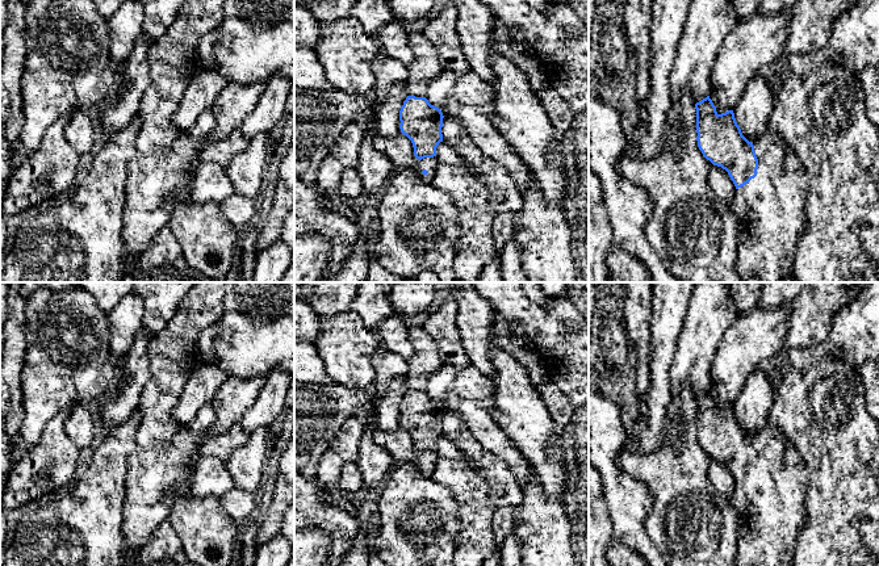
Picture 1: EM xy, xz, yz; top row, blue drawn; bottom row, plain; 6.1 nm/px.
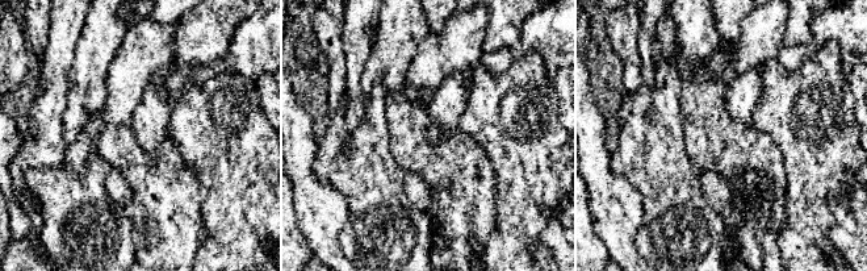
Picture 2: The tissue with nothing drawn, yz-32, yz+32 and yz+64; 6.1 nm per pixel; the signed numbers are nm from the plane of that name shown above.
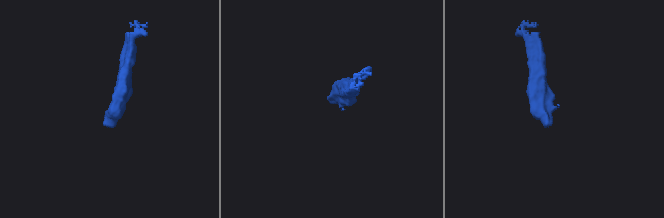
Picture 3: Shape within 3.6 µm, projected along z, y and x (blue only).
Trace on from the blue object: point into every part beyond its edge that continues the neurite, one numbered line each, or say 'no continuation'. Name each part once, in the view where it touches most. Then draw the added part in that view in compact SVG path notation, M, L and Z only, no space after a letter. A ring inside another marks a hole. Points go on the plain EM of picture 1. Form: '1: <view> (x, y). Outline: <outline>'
1: yz (770, 508). Outline: M766 424L753 436L758 453L757 470L736 483L729 504L737 511L737 566L794 566L794 549L800 527L805 521L804 495L808 485L799 453L788 445L782 431Z

